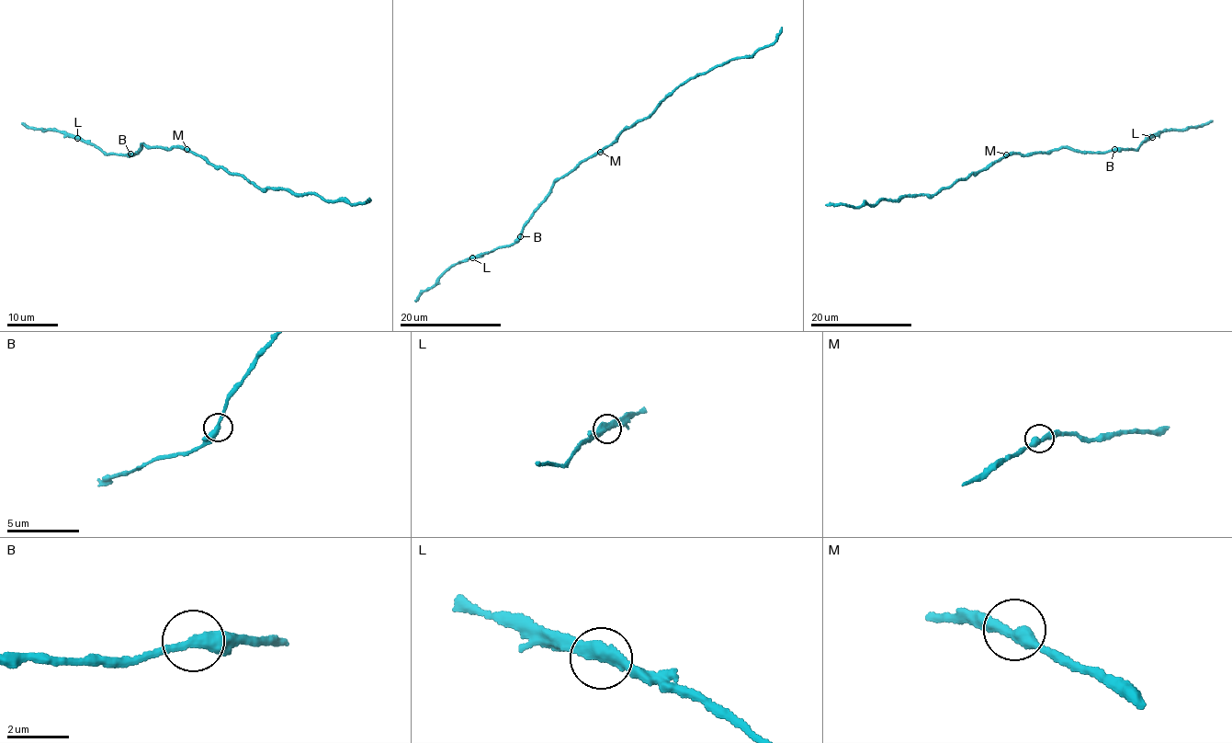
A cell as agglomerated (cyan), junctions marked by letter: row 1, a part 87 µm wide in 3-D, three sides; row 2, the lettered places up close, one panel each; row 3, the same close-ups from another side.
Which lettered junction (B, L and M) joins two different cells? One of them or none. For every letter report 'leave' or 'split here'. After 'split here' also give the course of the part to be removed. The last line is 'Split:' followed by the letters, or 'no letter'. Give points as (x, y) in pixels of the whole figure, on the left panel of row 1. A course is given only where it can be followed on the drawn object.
B: leave
L: split here; foreign part runs (77, 138), (64, 137)
M: leave
Split: L

